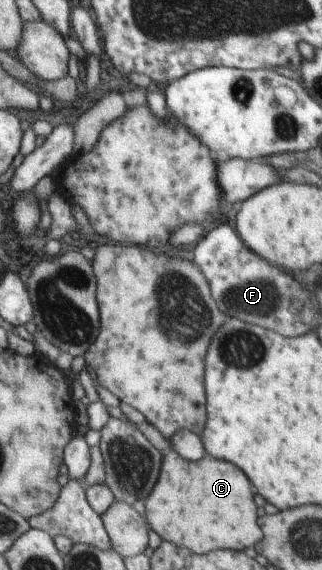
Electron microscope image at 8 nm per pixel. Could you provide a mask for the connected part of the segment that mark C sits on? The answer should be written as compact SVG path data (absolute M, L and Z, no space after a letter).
M174 449L164 452L158 482L146 497L148 526L163 541L206 554L216 549L248 549L262 539L258 509L248 477L232 463L204 457L196 463L184 461Z

